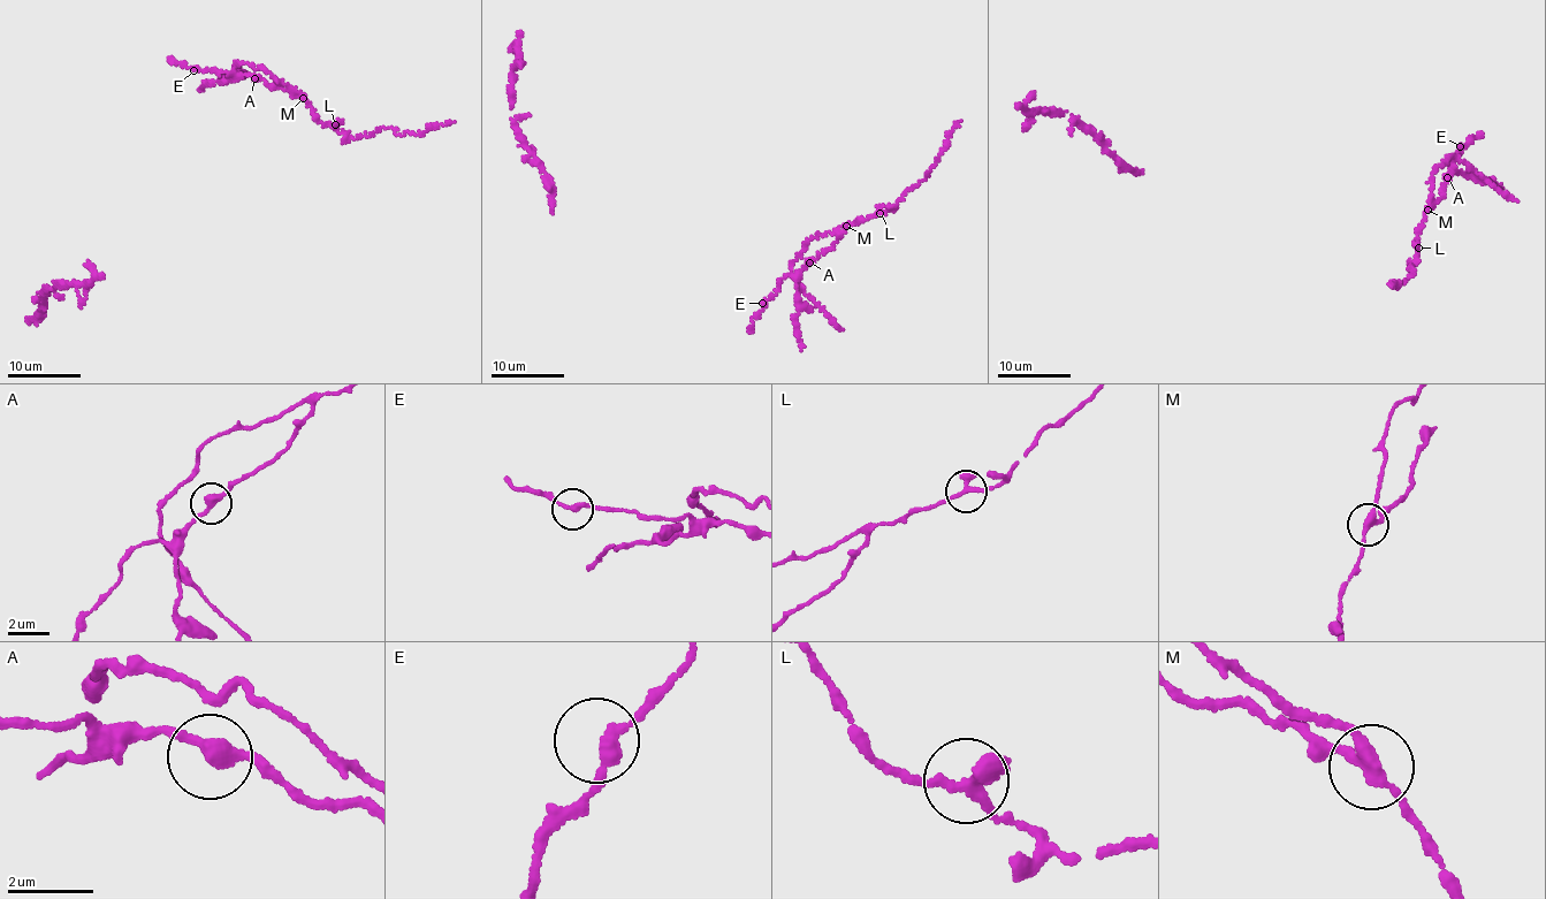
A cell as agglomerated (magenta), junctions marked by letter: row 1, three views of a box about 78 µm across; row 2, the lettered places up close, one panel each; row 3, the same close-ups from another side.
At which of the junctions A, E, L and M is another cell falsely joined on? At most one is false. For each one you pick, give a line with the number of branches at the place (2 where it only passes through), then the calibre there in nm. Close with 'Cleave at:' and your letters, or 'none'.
M: 3 | 240 nm
Cleave at: M

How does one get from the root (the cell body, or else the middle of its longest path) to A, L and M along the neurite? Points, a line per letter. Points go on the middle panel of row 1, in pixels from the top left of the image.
A: (762, 303), (767, 302), (784, 277), (798, 274), (809, 263)
L: (762, 303), (767, 302), (784, 277), (798, 274), (829, 250), (846, 226), (880, 213)
M: (762, 303), (767, 302), (784, 277), (798, 274), (829, 250), (846, 226)

